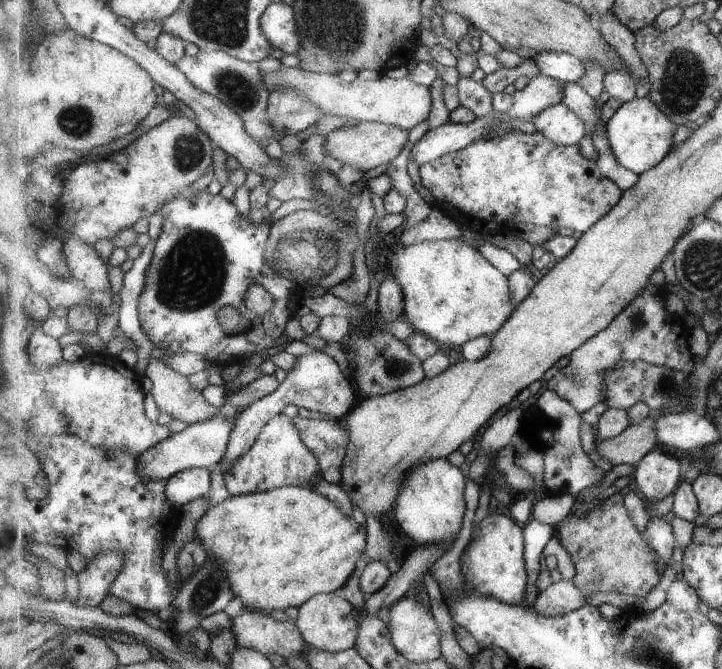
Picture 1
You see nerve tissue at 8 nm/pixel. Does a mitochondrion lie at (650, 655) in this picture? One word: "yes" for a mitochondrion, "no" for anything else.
yes

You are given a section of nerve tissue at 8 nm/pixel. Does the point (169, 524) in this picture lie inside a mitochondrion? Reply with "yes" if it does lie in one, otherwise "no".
no

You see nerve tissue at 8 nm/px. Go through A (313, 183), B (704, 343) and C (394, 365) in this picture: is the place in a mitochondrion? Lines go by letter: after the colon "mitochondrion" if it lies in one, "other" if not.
A: mitochondrion
B: other
C: mitochondrion

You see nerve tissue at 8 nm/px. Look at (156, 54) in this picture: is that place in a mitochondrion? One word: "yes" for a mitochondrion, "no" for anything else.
no

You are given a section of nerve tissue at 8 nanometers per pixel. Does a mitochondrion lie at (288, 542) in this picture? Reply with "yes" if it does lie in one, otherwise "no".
no

